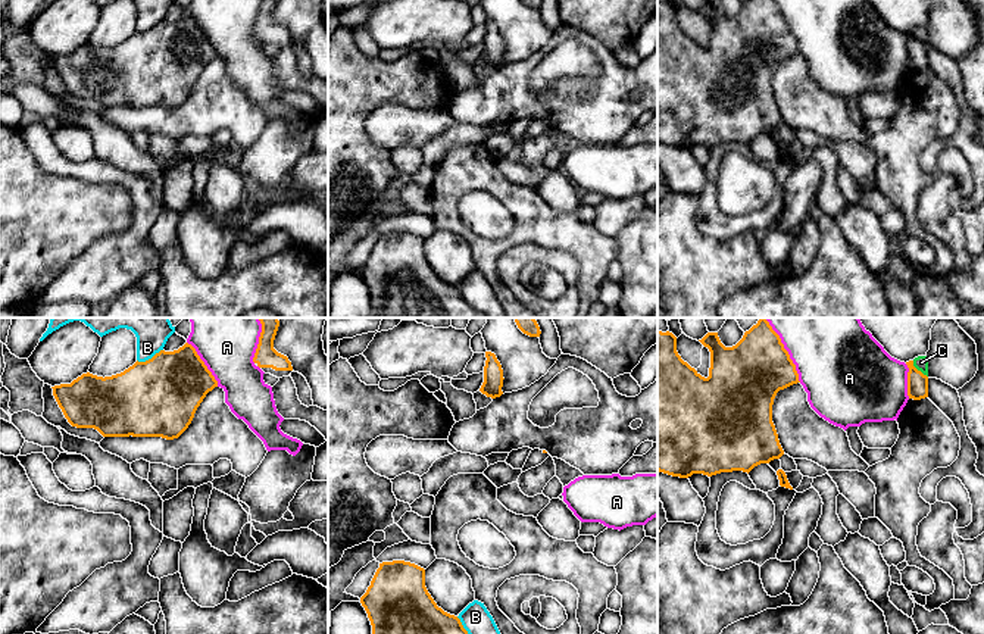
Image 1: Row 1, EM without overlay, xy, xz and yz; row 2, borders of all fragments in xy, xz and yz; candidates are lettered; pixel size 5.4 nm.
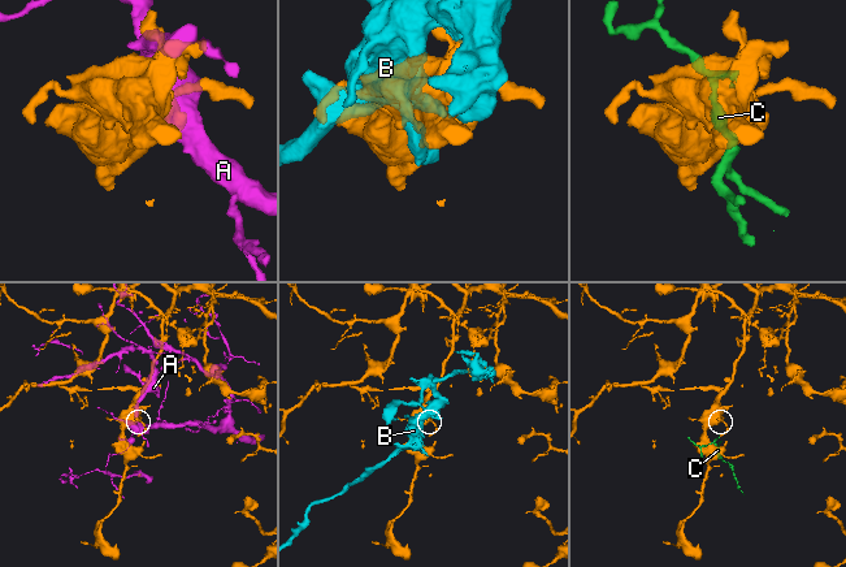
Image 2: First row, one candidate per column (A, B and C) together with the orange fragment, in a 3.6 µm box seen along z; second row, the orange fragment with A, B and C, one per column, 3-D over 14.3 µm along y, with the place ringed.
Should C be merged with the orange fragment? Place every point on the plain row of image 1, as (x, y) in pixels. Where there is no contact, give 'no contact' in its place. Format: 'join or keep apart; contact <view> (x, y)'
keep apart; contact yz (917, 40)

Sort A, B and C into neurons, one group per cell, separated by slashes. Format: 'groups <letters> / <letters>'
groups A C / B

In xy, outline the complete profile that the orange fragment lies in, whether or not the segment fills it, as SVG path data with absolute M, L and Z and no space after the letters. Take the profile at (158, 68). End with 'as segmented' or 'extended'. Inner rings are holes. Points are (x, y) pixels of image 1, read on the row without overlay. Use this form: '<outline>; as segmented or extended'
M185 13L174 22L160 21L146 32L135 32L121 44L97 47L82 44L71 54L54 56L53 66L72 97L94 99L103 107L162 107L178 109L191 94L206 65L218 51Z; as segmented

